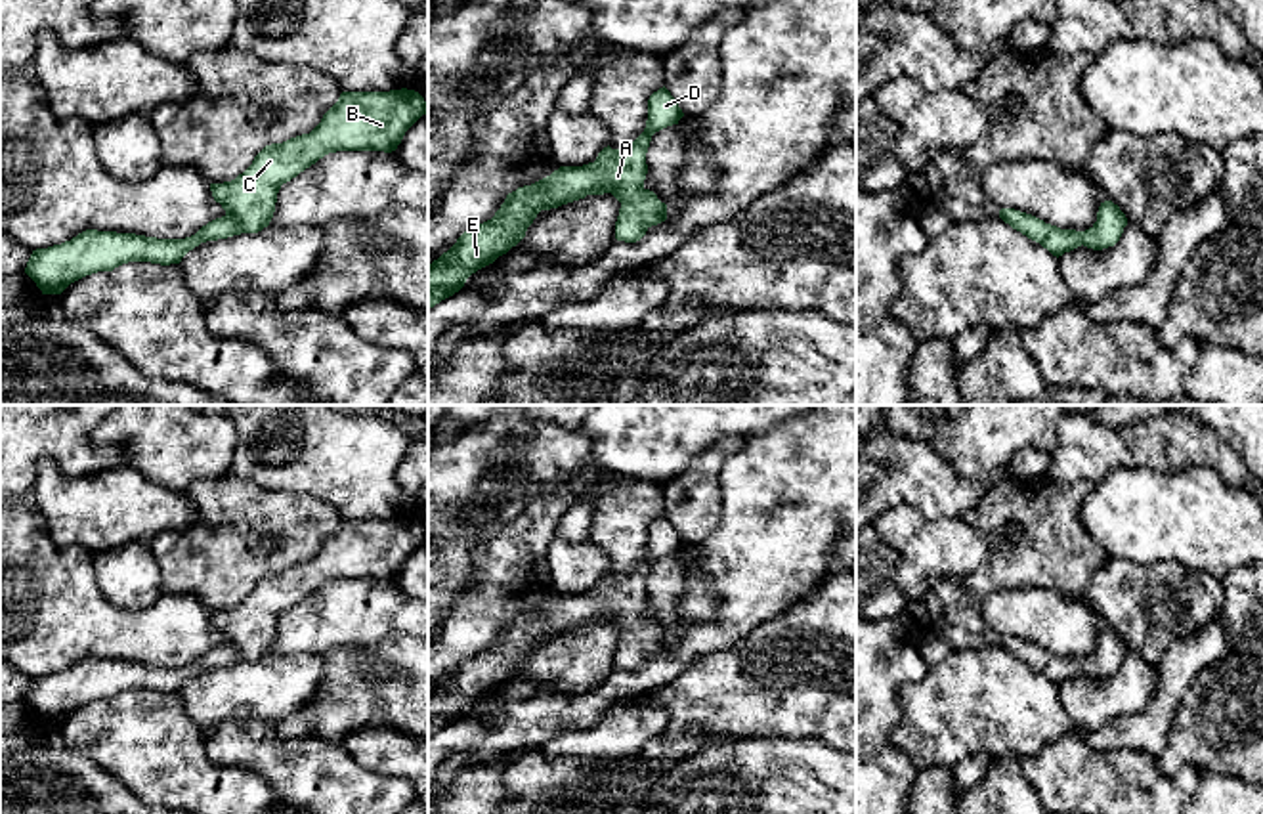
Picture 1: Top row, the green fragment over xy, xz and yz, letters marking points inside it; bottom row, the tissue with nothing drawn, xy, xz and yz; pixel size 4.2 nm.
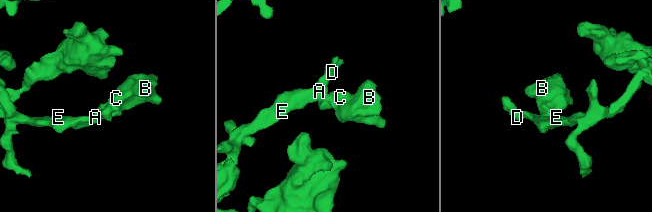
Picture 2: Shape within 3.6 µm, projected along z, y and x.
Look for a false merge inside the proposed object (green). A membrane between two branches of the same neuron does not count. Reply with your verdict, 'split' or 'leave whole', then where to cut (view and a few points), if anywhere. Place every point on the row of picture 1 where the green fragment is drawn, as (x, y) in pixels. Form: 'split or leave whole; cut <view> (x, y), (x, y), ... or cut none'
leave whole; cut none

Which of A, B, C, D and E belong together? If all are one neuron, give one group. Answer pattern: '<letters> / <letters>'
A B C D E

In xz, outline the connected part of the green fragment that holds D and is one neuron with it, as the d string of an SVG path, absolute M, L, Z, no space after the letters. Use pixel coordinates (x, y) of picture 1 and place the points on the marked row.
M663 86L648 99L644 132L627 147L604 147L594 162L560 166L550 176L508 193L495 216L464 231L438 260L428 264L428 310L459 292L478 269L493 264L524 237L541 210L611 193L619 203L615 239L640 241L652 225L667 220L667 204L644 187L652 136L678 124L682 109Z

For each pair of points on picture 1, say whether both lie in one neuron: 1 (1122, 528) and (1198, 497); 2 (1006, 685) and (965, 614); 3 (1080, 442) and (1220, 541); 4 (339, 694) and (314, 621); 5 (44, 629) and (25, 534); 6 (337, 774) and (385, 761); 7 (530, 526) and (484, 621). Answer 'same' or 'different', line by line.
1: same
2: different
3: different
4: different
5: same
6: different
7: same

